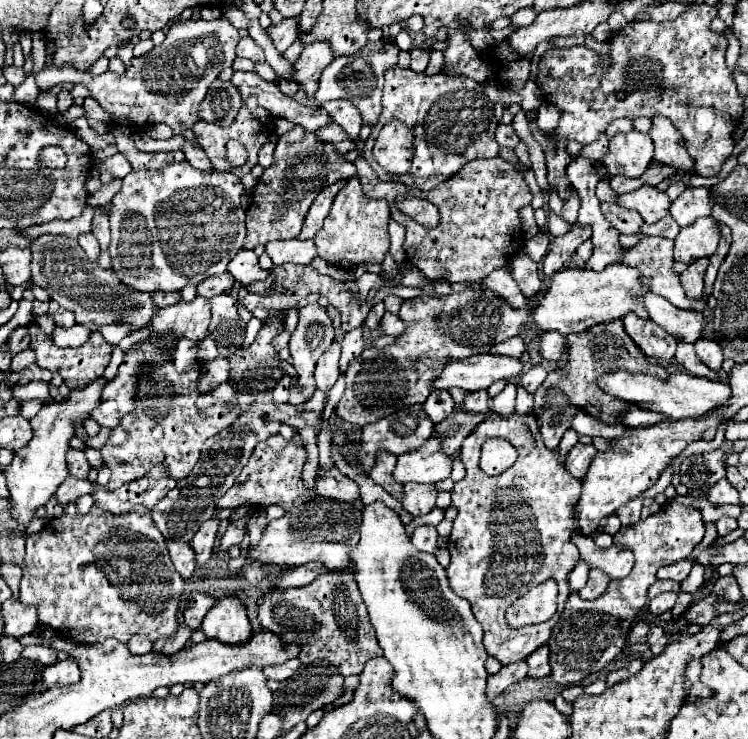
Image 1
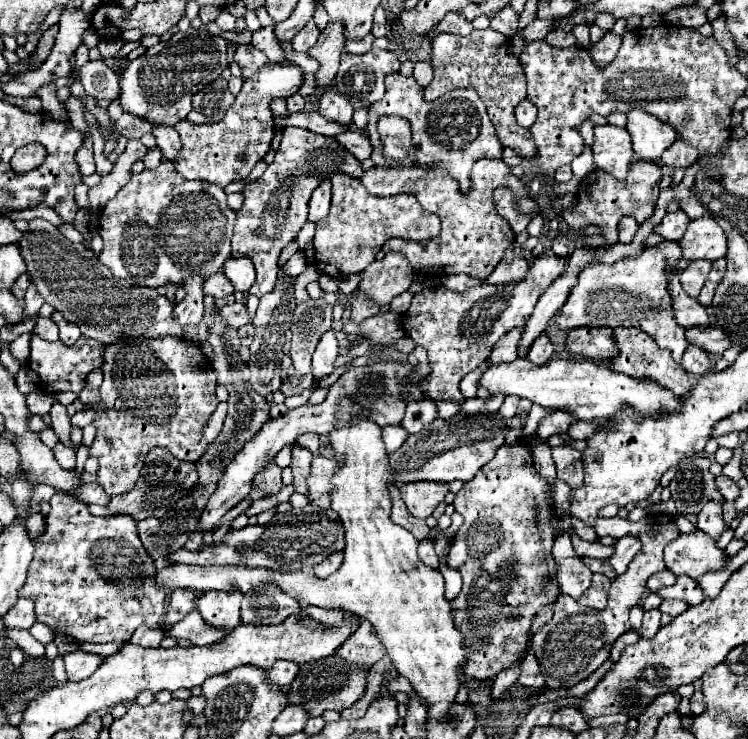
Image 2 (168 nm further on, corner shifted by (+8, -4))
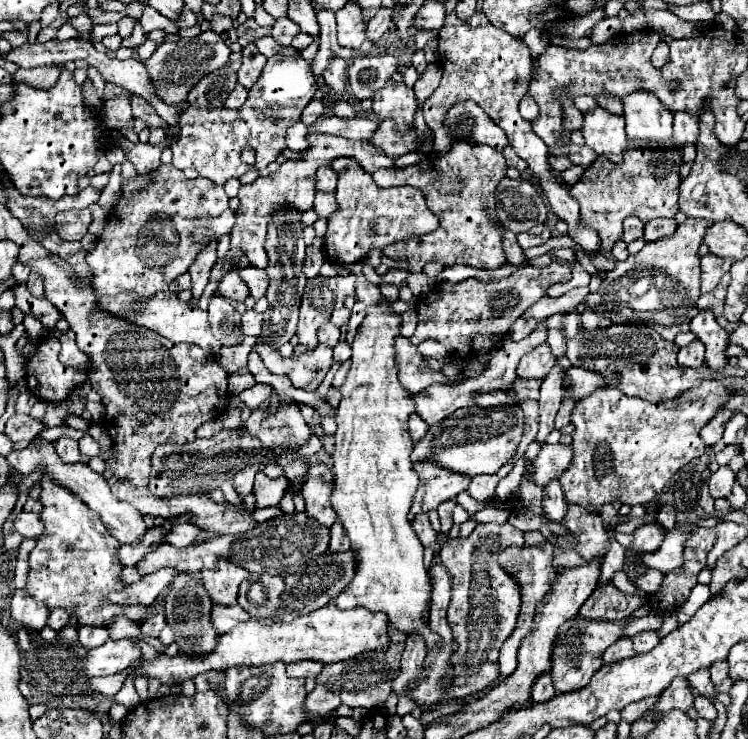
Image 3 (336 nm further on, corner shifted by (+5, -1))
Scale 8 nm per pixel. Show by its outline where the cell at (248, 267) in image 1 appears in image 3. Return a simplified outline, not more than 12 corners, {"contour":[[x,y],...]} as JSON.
{"contour":[[246,267],[238,271],[250,287],[250,295],[260,299],[268,289],[264,269]]}

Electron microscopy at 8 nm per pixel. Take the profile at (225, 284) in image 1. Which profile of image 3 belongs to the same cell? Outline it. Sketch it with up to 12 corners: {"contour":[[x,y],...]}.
{"contour":[[234,269],[224,275],[218,293],[232,301],[250,295]]}

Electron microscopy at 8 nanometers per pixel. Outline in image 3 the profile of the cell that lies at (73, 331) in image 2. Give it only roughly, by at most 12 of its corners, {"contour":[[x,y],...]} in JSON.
{"contour":[[68,331],[60,337],[60,361],[78,371],[90,367],[90,359]]}

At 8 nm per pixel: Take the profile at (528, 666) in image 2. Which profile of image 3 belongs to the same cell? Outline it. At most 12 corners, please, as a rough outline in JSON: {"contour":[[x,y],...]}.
{"contour":[[550,673],[538,677],[532,689],[534,703],[546,703],[556,695]]}

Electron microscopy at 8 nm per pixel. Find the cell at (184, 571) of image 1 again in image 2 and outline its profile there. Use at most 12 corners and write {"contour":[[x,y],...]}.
{"contour":[[173,590],[165,628],[181,622],[195,608],[193,592]]}

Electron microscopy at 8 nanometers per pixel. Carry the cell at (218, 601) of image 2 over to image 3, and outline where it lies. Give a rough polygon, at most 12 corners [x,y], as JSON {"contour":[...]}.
{"contour":[[228,559],[202,569],[214,605],[234,605],[250,573]]}

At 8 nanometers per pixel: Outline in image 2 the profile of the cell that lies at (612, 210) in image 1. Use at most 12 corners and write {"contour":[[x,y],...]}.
{"contour":[[631,216],[619,220],[619,242],[631,242],[637,222]]}

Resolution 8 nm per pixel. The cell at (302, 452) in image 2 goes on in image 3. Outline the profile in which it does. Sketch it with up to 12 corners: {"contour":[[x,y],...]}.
{"contour":[[280,397],[260,403],[246,429],[278,455],[284,475],[300,477],[306,459],[294,455],[310,439],[298,405]]}

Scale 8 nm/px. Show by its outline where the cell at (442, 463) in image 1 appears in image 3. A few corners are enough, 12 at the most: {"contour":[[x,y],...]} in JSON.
{"contour":[[516,403],[468,405],[414,443],[412,461],[496,473],[524,433]]}

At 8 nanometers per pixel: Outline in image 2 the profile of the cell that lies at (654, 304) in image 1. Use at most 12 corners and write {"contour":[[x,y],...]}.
{"contour":[[713,326],[687,328],[689,344],[721,354],[731,346],[723,330]]}

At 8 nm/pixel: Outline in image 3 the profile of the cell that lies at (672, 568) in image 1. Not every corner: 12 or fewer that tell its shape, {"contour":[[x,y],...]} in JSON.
{"contour":[[646,569],[634,579],[634,587],[656,593],[664,573]]}

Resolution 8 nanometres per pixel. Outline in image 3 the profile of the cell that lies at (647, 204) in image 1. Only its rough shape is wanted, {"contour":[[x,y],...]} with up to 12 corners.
{"contour":[[682,151],[598,157],[570,187],[602,253],[622,221],[678,213]]}

